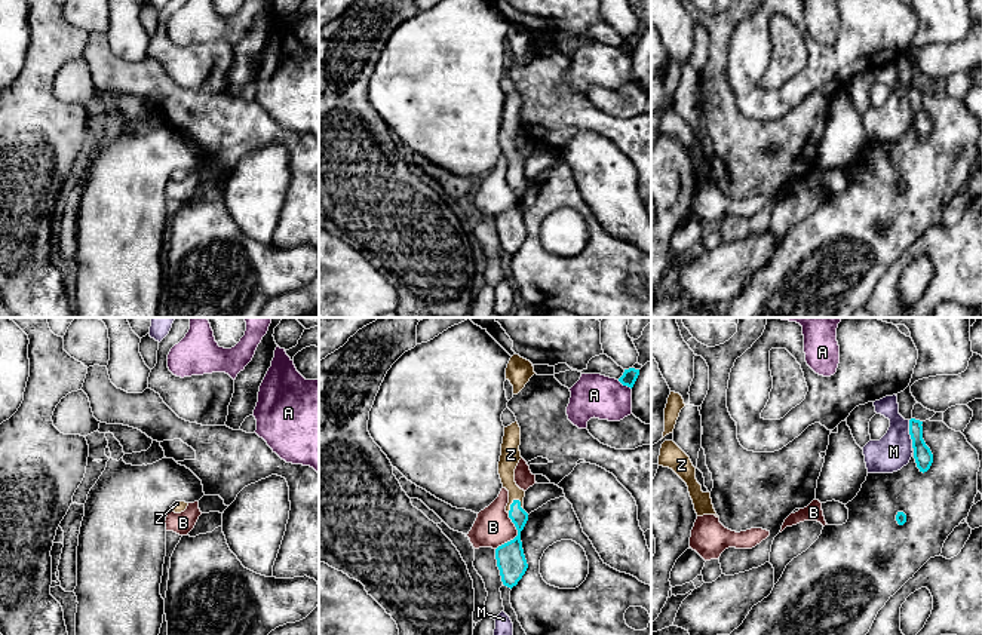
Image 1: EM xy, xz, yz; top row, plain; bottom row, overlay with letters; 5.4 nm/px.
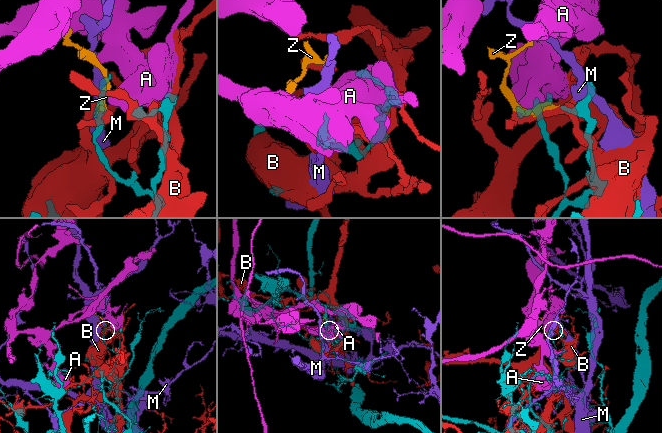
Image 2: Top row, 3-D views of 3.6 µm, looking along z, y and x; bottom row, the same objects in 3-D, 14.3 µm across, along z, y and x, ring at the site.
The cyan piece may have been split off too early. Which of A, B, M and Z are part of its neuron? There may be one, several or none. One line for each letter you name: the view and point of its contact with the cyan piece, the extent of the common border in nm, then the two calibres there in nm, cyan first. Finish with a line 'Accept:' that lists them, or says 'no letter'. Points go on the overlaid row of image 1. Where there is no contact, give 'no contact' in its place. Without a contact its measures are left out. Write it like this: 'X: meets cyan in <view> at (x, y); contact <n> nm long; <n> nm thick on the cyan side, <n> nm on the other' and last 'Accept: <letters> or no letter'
Z: meets cyan in xz at (511, 505); contact 100 nm long; 120 nm thick on the cyan side, 110 nm on the other
Accept: Z

